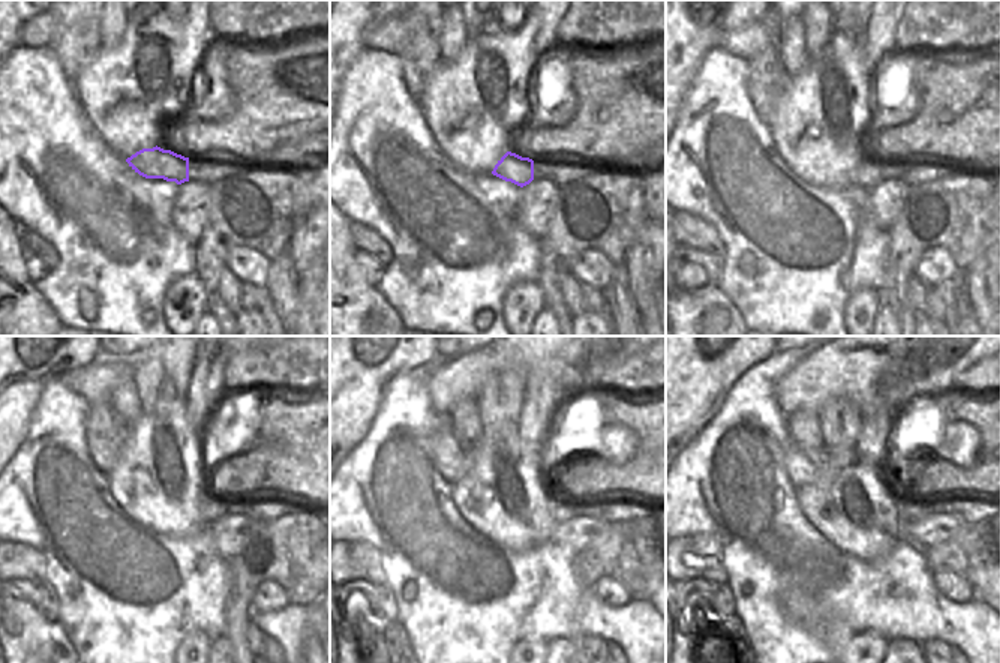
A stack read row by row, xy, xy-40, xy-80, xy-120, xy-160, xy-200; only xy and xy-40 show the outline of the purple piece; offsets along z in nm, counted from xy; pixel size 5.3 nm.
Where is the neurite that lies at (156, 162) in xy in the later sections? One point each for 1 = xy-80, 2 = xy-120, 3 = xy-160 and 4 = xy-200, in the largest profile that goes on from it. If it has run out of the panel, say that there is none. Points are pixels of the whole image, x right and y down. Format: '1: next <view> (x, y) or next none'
1: next xy-80 (867, 173)
2: next xy-120 (212, 507)
3: next xy-160 (564, 510)
4: next xy-200 (907, 510)

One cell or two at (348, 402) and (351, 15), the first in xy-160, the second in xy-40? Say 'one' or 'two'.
one

